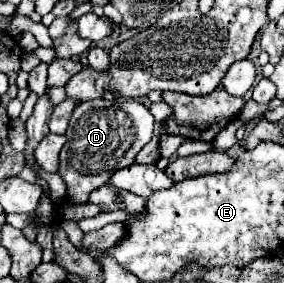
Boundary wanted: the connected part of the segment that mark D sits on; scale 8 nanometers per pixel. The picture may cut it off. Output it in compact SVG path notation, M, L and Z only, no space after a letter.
M91 99L79 103L65 131L67 143L59 155L57 173L63 177L67 195L61 203L57 203L57 209L61 211L67 203L87 203L91 191L105 185L115 171L129 167L137 153L151 141L153 121L153 115L139 99Z

